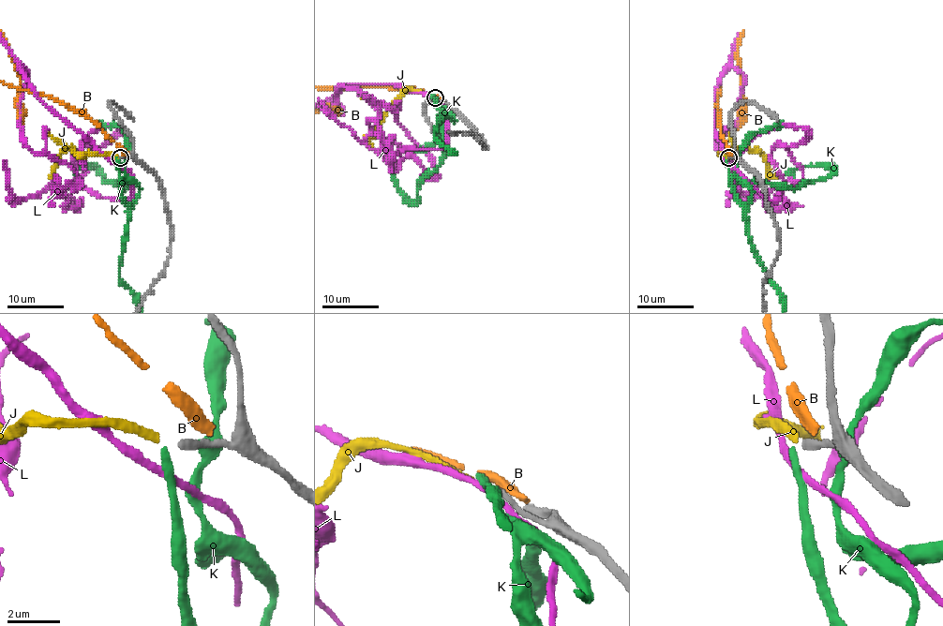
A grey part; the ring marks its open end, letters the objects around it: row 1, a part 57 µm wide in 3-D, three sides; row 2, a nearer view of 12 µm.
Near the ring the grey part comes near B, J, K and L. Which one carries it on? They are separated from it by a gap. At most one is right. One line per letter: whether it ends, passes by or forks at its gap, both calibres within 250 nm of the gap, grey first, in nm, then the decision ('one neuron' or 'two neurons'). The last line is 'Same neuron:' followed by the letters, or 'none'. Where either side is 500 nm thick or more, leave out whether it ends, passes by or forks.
B: calibres 260 and 500 nm; two neurons
J: it ends; calibres 260 and 240 nm; one neuron
K: it ends; calibres 260 and 260 nm; two neurons
L: it passes by; calibres 260 and 240 nm; two neurons
Same neuron: J

